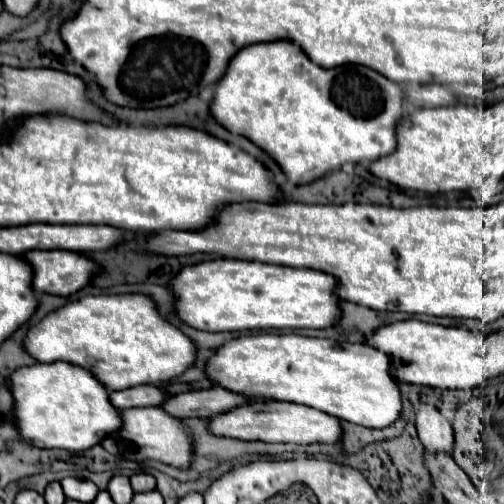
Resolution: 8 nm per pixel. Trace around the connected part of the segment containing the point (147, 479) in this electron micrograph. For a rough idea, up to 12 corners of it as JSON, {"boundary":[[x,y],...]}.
{"boundary":[[150,474],[130,478],[134,492],[150,492],[156,480]]}

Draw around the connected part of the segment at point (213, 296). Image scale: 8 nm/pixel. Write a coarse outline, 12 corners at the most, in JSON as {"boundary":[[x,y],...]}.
{"boundary":[[218,258],[180,270],[198,330],[332,328],[326,272]]}

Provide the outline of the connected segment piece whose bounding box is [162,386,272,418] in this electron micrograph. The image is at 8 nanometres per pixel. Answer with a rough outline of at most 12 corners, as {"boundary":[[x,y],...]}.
{"boundary":[[220,386],[172,396],[162,406],[180,418],[212,418],[242,404],[272,402]]}

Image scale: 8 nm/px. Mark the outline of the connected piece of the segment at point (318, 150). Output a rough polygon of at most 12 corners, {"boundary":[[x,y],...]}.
{"boundary":[[242,48],[212,114],[294,184],[396,150],[406,94]]}

